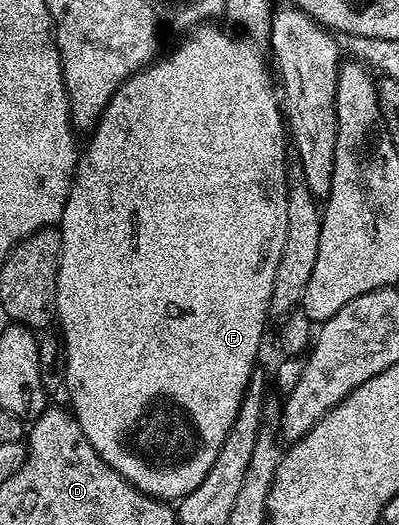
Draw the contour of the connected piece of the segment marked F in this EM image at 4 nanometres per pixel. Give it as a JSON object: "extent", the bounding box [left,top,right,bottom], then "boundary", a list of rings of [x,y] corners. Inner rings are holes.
{"extent":[55,25,289,501],"boundary":[[[199,25],[192,30],[188,30],[182,36],[184,39],[167,56],[164,54],[148,63],[140,71],[136,71],[113,93],[109,105],[105,105],[98,123],[90,132],[89,138],[91,140],[88,141],[87,148],[82,148],[79,162],[75,164],[75,178],[71,180],[71,192],[65,201],[63,215],[59,218],[57,224],[63,237],[63,244],[61,245],[59,272],[57,273],[55,314],[57,325],[63,330],[65,345],[67,346],[67,385],[65,391],[68,396],[71,394],[70,410],[73,412],[75,420],[81,425],[81,433],[85,433],[89,445],[93,445],[93,449],[97,449],[101,461],[105,461],[110,467],[117,469],[117,473],[121,473],[121,477],[125,477],[125,481],[129,481],[141,493],[164,501],[178,501],[184,499],[189,493],[193,493],[193,489],[197,489],[197,485],[201,485],[201,481],[205,481],[209,469],[213,469],[213,461],[217,461],[217,453],[221,449],[221,445],[225,445],[225,433],[229,433],[229,429],[237,417],[237,409],[241,409],[241,401],[251,376],[256,374],[257,371],[255,358],[259,355],[259,346],[263,343],[263,330],[267,327],[267,319],[269,320],[273,277],[277,265],[281,261],[281,249],[285,249],[285,233],[289,229],[289,197],[287,196],[287,168],[289,163],[288,160],[286,161],[287,155],[289,159],[289,135],[285,130],[285,115],[281,110],[281,99],[277,94],[272,72],[271,75],[267,72],[262,57],[250,47],[252,44],[246,38],[243,38],[244,40],[234,39],[233,36],[226,35],[221,28],[211,26],[215,25]]]}

